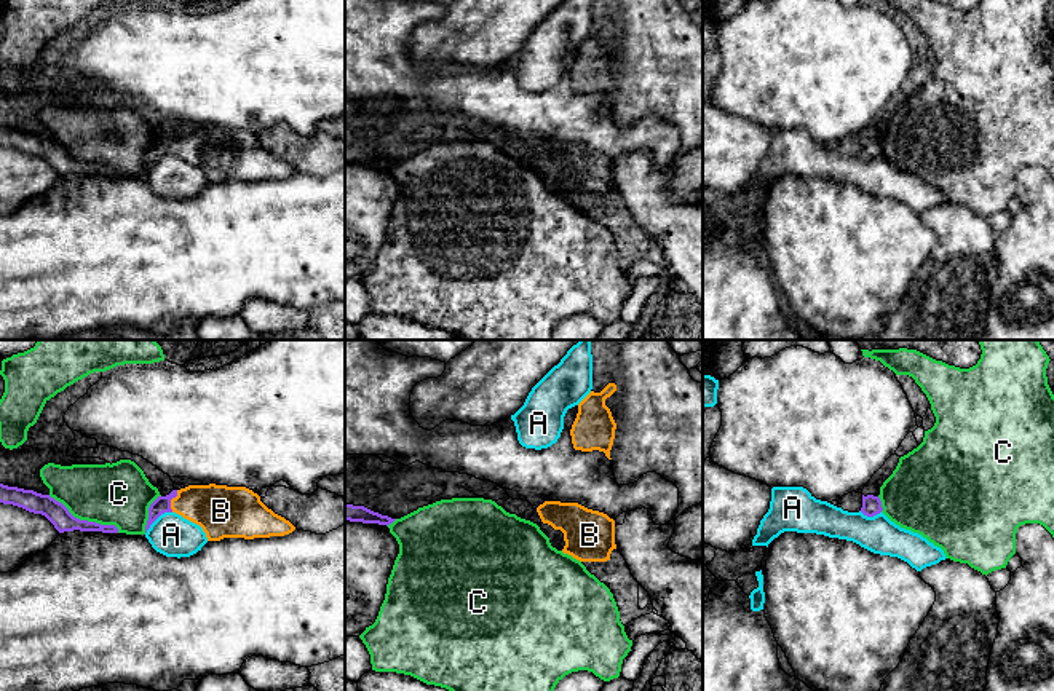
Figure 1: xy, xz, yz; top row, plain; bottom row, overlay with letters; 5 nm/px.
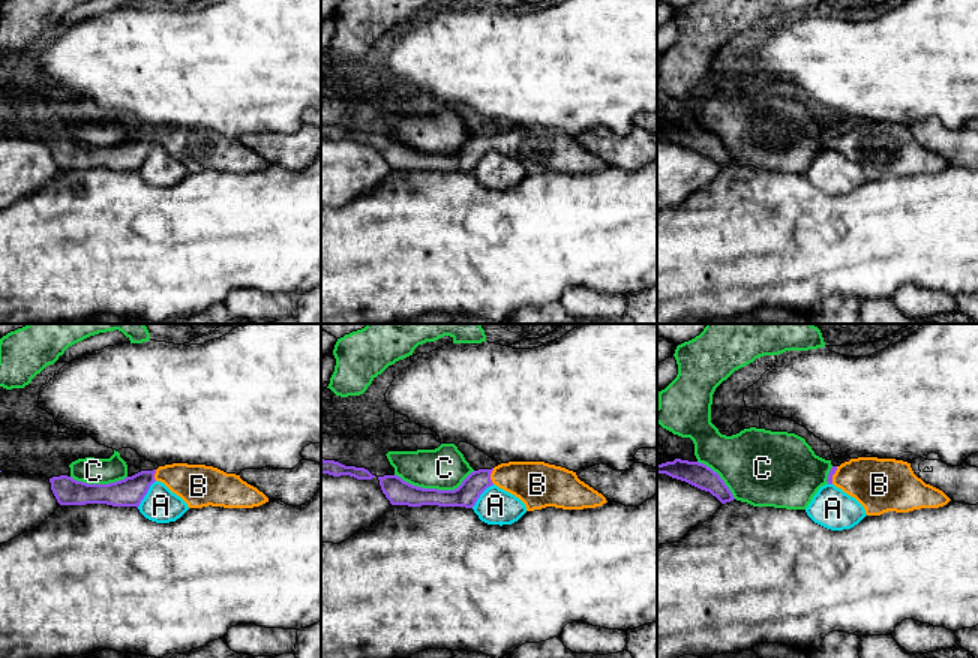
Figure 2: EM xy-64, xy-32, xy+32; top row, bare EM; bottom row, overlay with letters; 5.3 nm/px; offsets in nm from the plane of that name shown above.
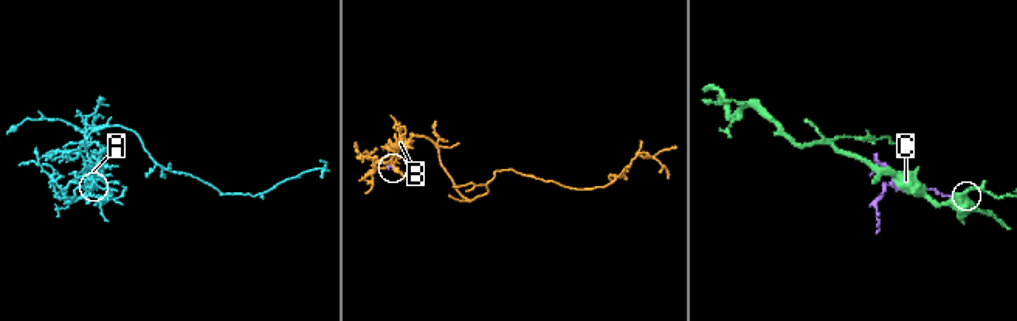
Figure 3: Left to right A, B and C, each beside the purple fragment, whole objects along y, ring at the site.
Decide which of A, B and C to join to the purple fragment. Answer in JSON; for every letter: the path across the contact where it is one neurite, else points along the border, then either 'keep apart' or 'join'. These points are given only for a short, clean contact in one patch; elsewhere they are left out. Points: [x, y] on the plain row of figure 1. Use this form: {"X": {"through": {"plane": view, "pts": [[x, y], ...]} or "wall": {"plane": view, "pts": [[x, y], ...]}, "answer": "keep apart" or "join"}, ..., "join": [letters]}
{"A": {"wall": {"plane": "xy", "pts": [[171, 153], [165, 153], [146, 176]]}, "answer": "keep apart"}, "B": {"through": {"plane": "xy", "pts": [[162, 147], [170, 144], [190, 144], [217, 152]]}, "answer": "join"}, "C": {"answer": "keep apart"}, "join": ["B"]}

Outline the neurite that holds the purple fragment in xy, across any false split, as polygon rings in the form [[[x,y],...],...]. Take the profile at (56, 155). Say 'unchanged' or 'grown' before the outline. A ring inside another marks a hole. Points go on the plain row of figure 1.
unchanged; [[[0,126],[0,145],[13,147],[29,155],[45,158],[59,176],[73,172],[118,176],[115,168],[101,168],[73,160],[62,145],[56,144],[50,137],[42,137],[34,132],[24,132]]]

